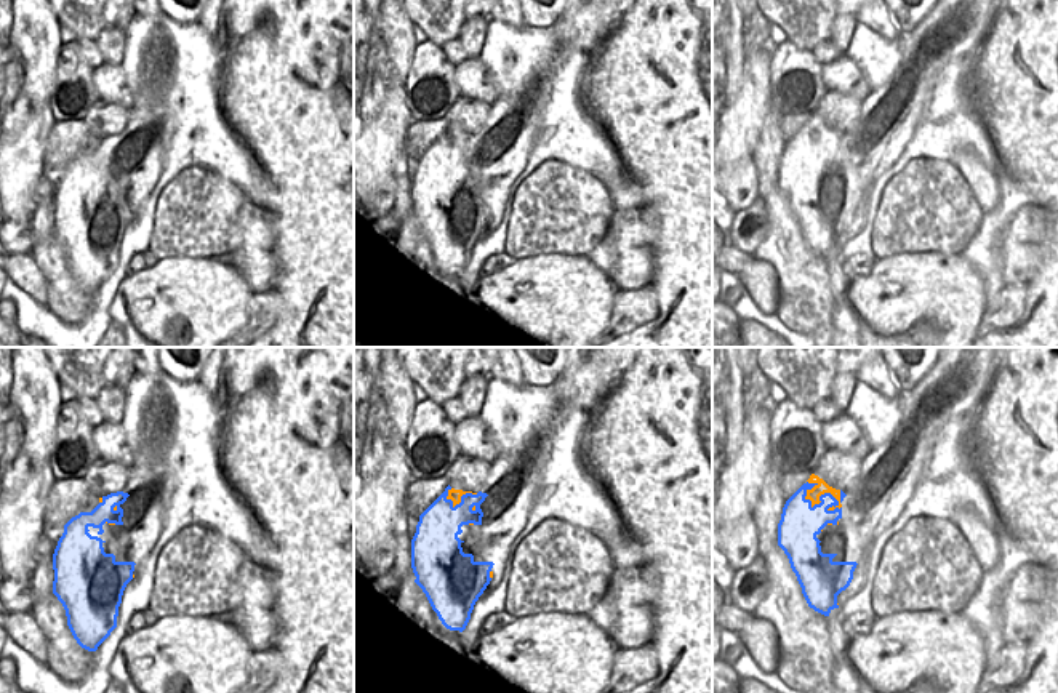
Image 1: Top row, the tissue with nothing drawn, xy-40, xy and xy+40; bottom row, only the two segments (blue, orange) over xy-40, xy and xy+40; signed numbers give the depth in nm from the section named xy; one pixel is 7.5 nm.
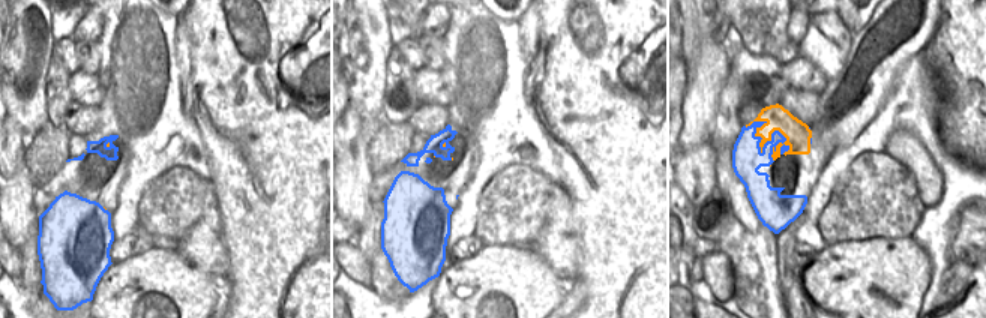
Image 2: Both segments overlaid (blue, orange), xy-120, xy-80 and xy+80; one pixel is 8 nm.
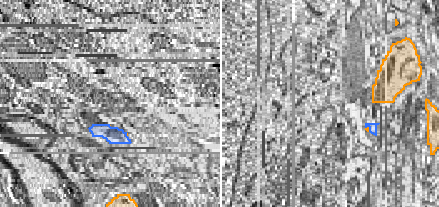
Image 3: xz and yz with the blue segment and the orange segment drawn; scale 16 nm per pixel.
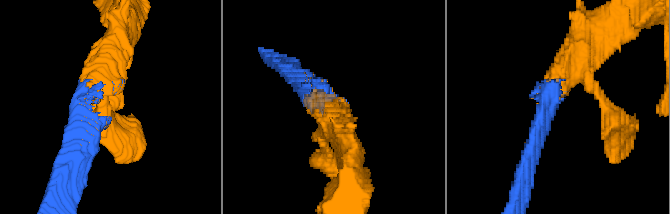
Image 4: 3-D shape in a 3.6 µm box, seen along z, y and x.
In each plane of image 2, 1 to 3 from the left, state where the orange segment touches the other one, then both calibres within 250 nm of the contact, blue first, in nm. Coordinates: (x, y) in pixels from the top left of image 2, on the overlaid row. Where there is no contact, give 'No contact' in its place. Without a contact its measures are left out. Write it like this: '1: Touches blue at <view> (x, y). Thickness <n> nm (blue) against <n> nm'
1: Touches blue at xy-120 (110, 144). Thickness 120 nm (blue) against 20 nm
2: Touches blue at xy-80 (446, 144). Thickness 140 nm (blue) against 20 nm
3: Touches blue at xy+80 (758, 144). Thickness 240 nm (blue) against 170 nm

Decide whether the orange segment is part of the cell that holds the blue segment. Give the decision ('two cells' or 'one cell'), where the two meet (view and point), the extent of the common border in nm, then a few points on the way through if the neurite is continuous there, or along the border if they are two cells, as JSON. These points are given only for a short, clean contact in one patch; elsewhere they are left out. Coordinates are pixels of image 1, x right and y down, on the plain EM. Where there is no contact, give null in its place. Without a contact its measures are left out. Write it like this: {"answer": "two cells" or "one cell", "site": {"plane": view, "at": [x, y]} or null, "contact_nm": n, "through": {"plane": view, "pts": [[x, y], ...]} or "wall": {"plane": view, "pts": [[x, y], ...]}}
{"answer": "one cell", "site": {"plane": "xy+40", "at": [820, 144]}, "contact_nm": 340}

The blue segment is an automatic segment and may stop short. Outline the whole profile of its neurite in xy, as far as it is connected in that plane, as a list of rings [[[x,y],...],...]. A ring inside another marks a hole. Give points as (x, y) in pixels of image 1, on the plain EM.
[[[450,126],[419,157],[411,181],[415,224],[450,272],[463,274],[475,243],[493,219],[493,203],[475,203],[464,195],[458,178],[463,166],[482,166],[480,146],[487,134],[455,131]]]

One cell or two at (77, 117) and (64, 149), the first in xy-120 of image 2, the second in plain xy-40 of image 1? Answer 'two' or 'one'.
two

